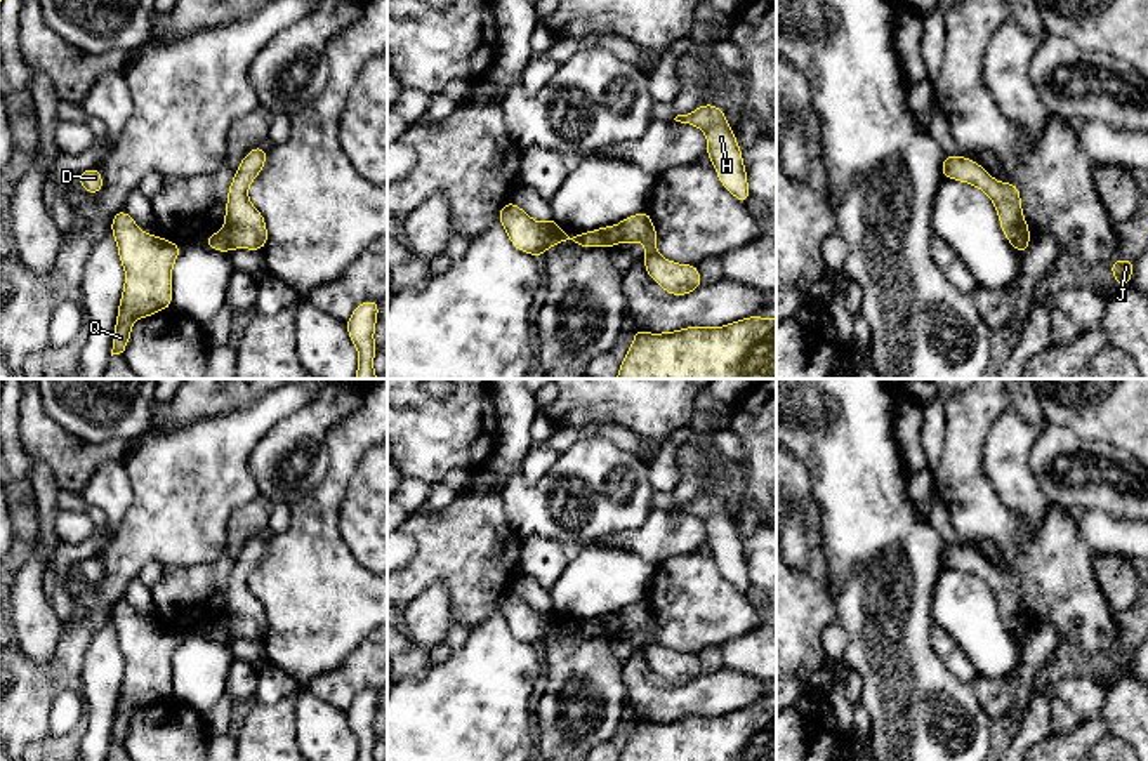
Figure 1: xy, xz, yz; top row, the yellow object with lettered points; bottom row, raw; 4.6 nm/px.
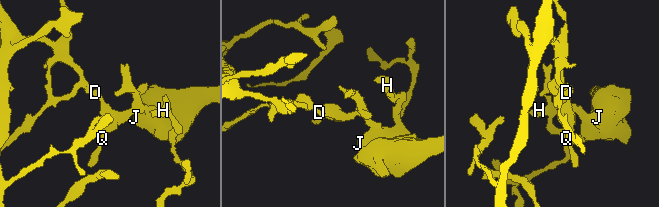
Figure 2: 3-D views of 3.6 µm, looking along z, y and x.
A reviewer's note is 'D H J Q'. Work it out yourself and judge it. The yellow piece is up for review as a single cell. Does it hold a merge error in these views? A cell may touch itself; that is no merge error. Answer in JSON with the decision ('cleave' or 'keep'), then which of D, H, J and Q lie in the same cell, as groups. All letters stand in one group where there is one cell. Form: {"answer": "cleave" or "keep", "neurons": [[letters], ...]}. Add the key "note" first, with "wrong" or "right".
{"note": "wrong", "answer": "cleave", "neurons": [["D", "Q"], ["H", "J"]]}

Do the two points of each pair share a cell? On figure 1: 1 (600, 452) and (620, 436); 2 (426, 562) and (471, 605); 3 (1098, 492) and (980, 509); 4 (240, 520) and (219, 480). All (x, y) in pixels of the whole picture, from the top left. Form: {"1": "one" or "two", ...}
{"1": "two", "2": "one", "3": "two", "4": "two"}

